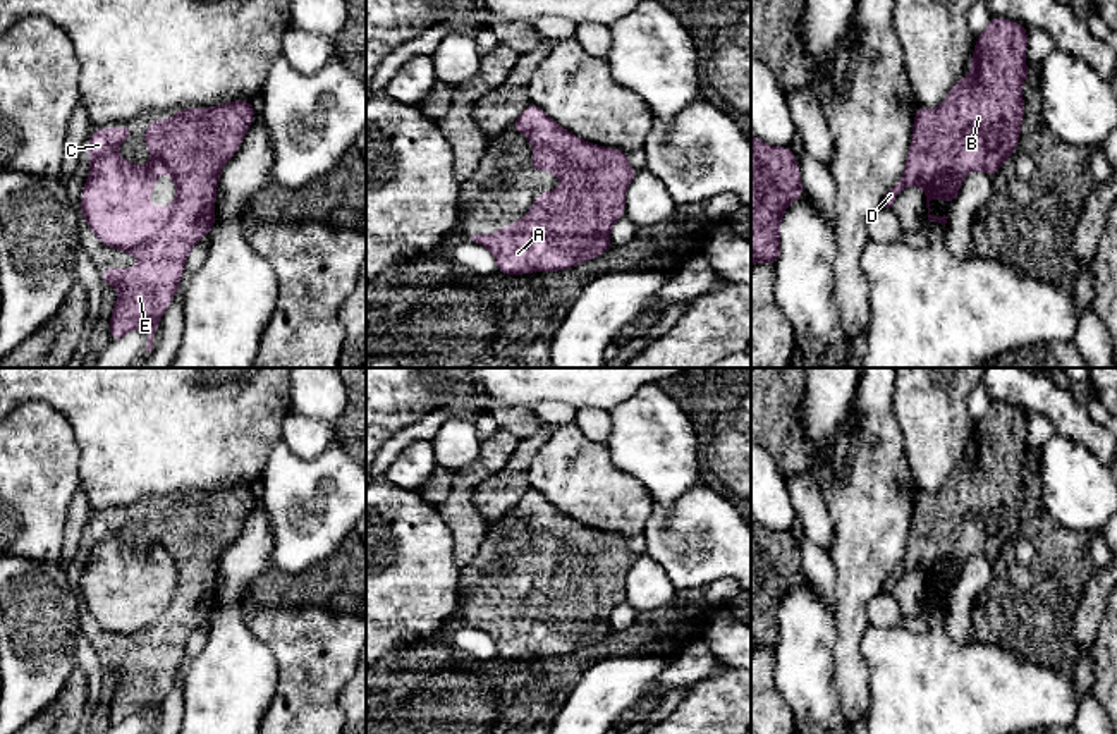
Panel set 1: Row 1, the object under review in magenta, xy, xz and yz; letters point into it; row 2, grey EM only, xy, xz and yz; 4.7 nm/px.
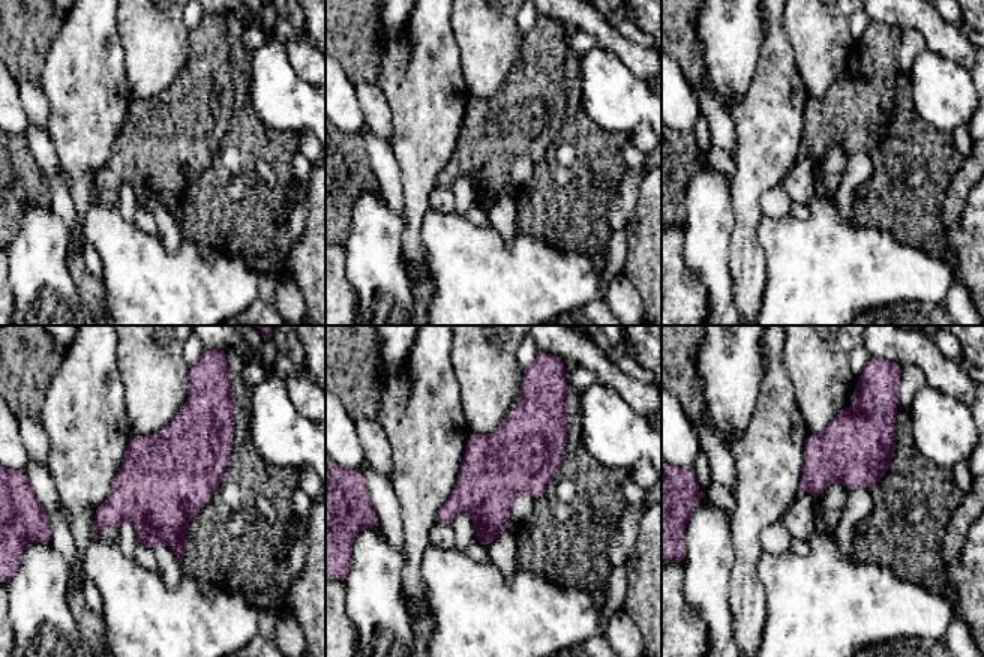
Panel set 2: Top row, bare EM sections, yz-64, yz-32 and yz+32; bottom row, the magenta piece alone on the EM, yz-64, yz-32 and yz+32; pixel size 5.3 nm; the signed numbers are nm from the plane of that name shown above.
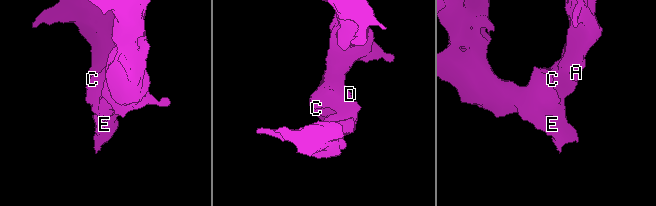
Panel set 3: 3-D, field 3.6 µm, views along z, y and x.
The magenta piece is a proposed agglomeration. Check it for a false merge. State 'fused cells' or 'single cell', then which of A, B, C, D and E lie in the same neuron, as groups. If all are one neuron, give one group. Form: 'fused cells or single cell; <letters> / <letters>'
single cell; A B C D E

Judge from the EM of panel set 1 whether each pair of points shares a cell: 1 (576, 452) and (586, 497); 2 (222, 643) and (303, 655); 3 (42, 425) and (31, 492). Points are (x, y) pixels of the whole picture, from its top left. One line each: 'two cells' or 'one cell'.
1: one cell
2: two cells
3: one cell

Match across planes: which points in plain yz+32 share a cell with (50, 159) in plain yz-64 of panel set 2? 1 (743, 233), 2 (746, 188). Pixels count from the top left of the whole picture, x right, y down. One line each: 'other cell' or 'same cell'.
1: other cell
2: other cell

